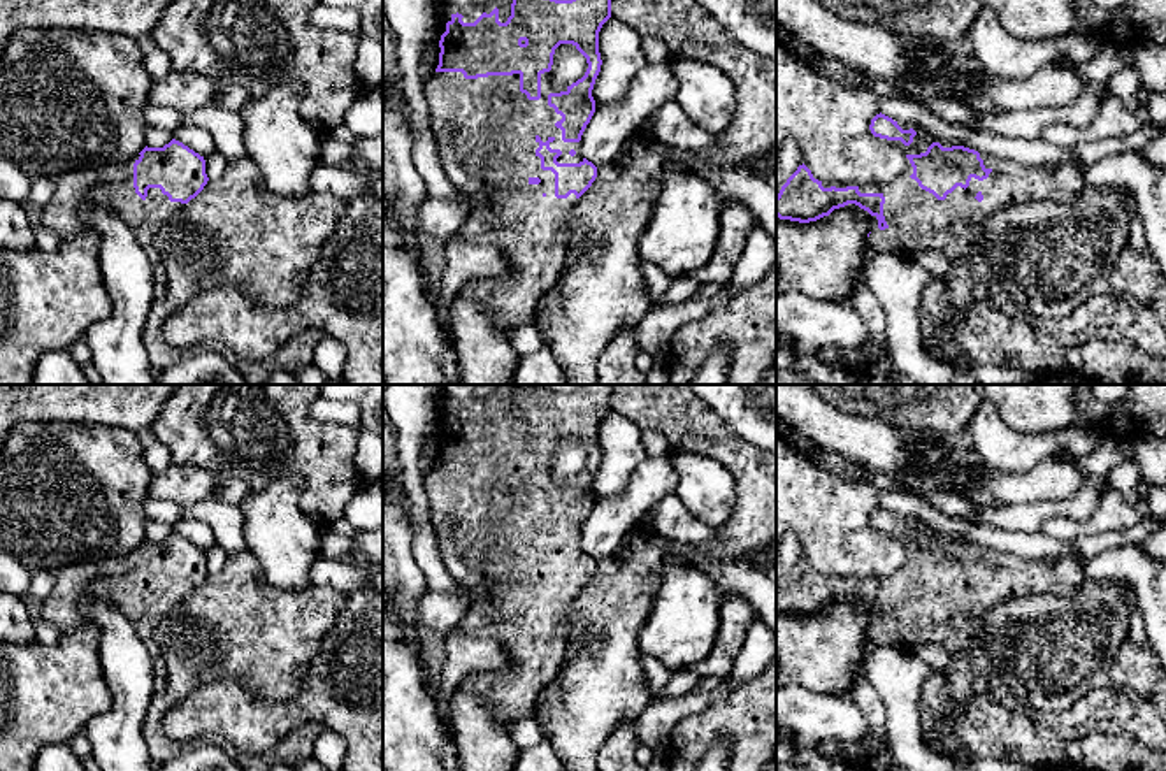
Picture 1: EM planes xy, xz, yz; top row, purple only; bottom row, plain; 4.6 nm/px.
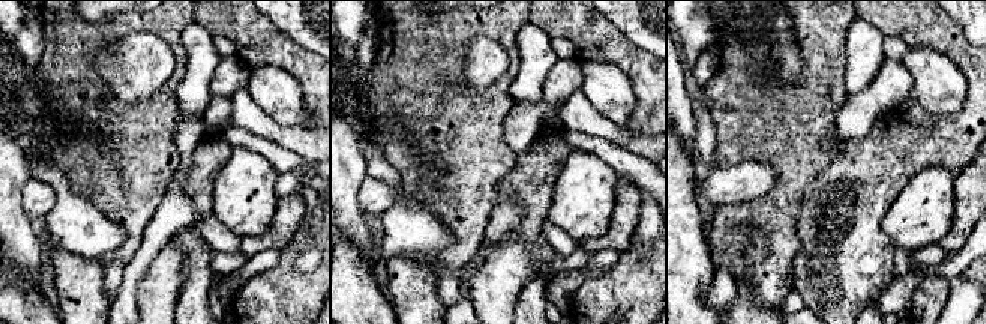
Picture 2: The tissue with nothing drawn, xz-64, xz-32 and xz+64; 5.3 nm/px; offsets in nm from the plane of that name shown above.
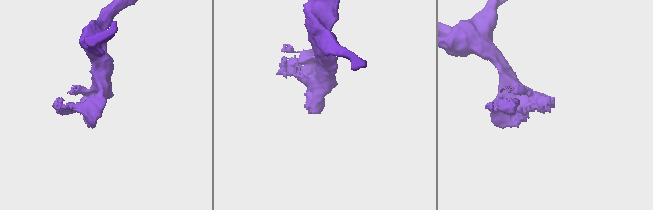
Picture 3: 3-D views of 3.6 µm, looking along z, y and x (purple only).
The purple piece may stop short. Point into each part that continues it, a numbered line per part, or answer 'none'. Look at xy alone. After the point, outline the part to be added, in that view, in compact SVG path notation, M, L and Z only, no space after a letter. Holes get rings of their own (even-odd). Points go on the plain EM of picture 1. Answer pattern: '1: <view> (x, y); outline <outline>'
1: xy (113, 582); outline M139 550L91 567L72 564L58 569L49 597L40 602L39 616L58 630L68 632L84 622L77 608L83 599L109 602L130 620L153 664L163 660L155 630L158 622L184 597L170 595L160 581L149 581L144 594L135 587L133 557Z

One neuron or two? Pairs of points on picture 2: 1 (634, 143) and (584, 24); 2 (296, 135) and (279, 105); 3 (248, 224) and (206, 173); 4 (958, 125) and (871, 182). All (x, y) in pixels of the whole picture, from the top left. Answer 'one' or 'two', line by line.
1: two
2: two
3: two
4: one

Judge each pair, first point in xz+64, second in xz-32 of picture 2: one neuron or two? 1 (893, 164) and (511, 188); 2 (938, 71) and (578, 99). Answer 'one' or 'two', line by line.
1: one
2: two

